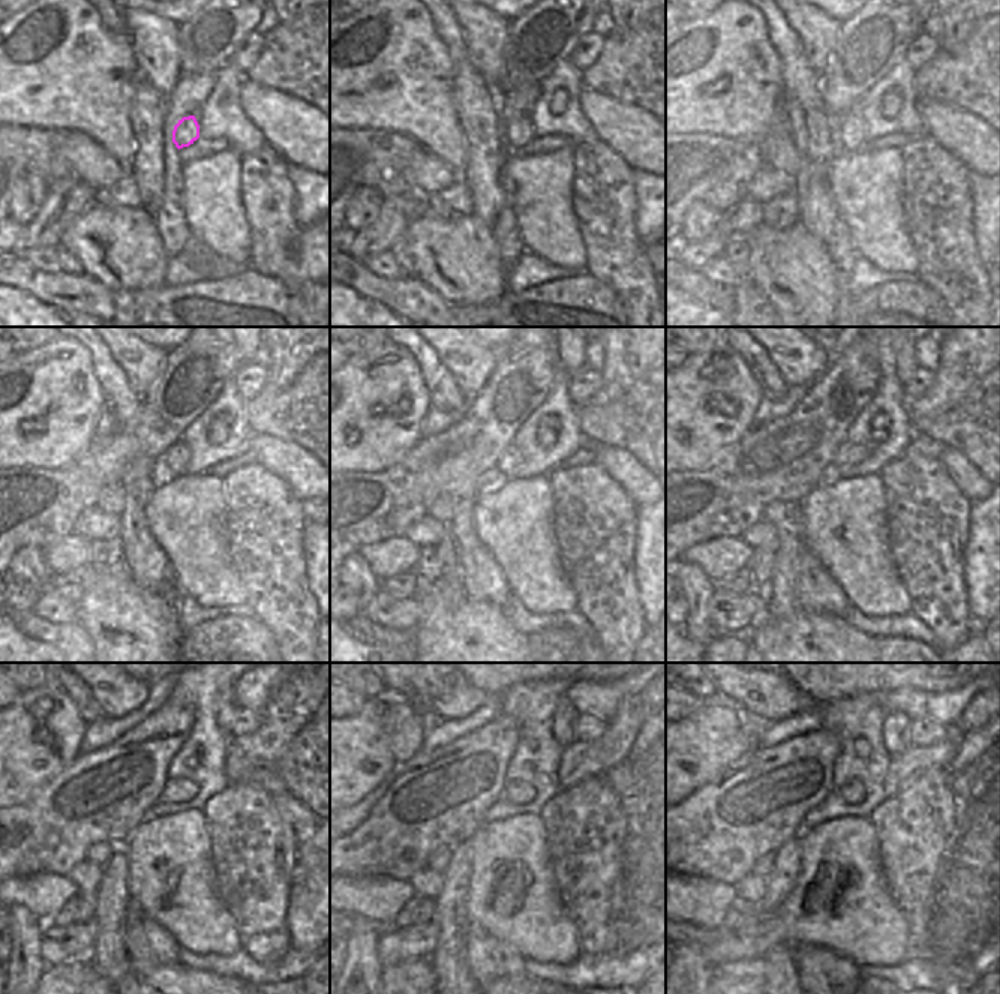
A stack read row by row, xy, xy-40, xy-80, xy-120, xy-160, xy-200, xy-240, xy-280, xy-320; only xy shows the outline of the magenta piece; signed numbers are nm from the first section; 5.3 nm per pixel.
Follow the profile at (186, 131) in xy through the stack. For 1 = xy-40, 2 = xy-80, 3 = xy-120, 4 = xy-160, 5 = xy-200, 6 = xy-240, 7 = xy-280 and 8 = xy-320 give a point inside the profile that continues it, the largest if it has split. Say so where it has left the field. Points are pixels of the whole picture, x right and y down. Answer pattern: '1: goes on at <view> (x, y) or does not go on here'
1: goes on at xy-40 (517, 132)
2: goes on at xy-80 (850, 125)
3: goes on at xy-120 (177, 458)
4: goes on at xy-160 (511, 456)
5: goes on at xy-200 (847, 455)
6: goes on at xy-240 (176, 790)
7: goes on at xy-280 (514, 790)
8: goes on at xy-320 (853, 792)

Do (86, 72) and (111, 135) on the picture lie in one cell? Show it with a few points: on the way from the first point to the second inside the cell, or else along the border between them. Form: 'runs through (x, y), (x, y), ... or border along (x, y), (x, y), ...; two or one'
runs through (87, 87), (107, 120); one

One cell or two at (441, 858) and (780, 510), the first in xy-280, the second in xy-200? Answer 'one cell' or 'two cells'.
one cell

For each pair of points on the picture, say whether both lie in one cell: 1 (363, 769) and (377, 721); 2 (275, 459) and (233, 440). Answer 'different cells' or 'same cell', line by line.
1: same cell
2: different cells

